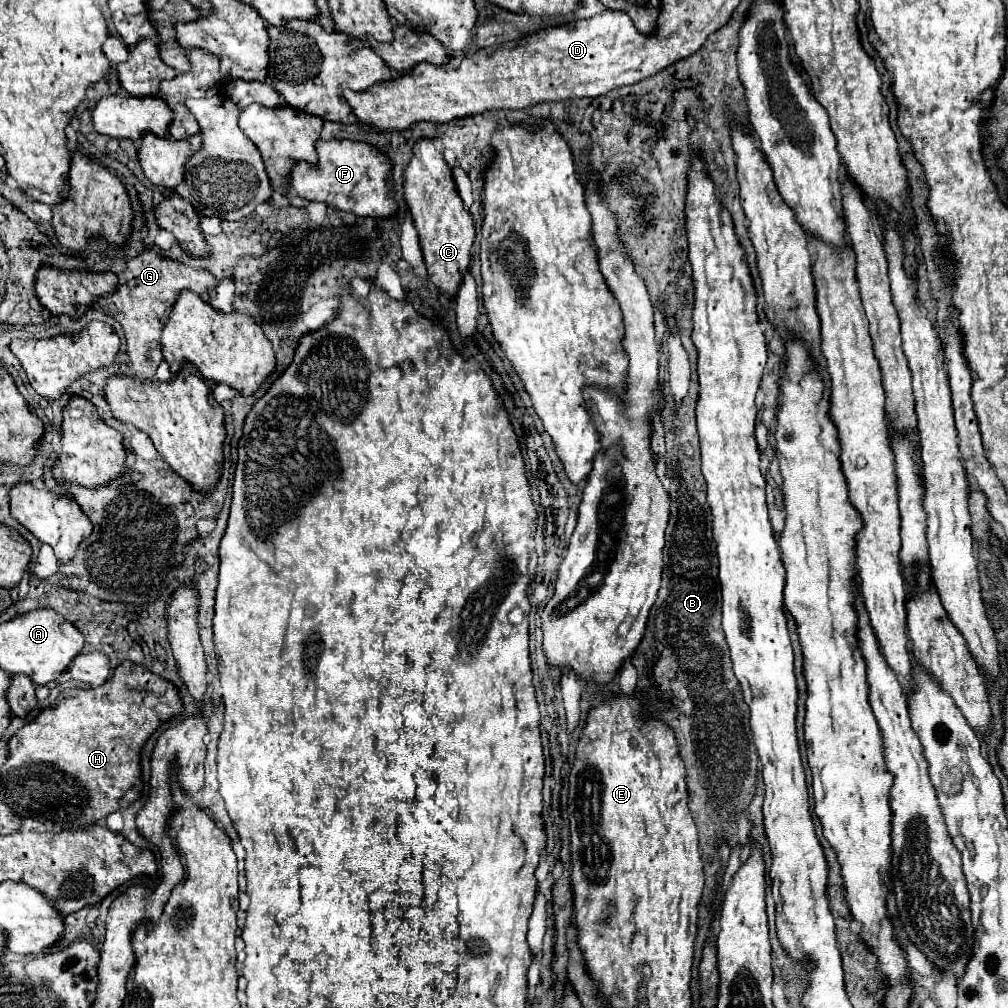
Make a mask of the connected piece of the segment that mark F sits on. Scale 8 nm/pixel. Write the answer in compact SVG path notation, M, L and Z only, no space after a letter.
M317 140L319 162L295 162L287 184L289 190L305 200L325 202L333 208L353 212L357 216L391 216L397 202L391 198L391 162L371 144L353 140Z

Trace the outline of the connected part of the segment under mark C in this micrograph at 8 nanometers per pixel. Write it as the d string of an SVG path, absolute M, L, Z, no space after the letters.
M419 138L413 146L413 158L405 172L405 202L411 210L415 228L419 232L419 242L423 250L423 260L427 266L429 280L443 290L447 296L455 296L463 274L469 266L469 254L475 240L475 220L471 212L463 206L463 200L453 182L453 174L437 150L431 138Z

